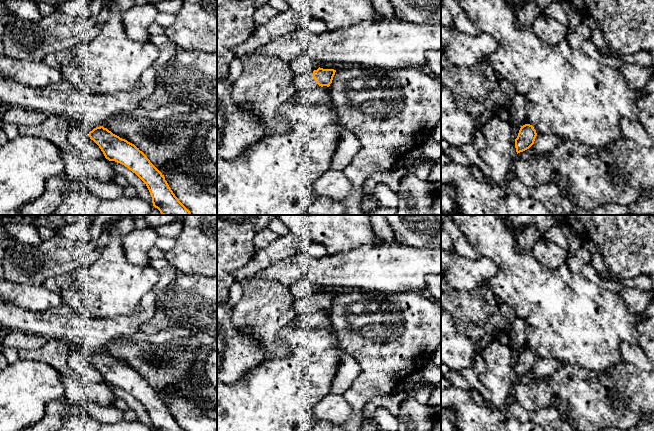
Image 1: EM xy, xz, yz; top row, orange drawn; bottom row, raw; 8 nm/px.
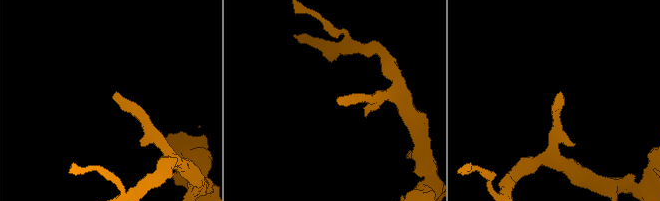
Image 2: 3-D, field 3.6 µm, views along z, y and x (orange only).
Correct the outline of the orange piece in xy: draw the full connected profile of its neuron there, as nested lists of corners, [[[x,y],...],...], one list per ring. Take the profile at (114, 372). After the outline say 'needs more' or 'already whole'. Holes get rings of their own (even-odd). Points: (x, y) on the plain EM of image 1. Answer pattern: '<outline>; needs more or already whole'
[[[103,350],[90,355],[89,361],[99,370],[106,383],[124,389],[146,408],[154,431],[185,431],[169,411],[164,399],[134,368]]]; already whole

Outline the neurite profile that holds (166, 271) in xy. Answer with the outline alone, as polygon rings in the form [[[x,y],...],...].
[[[164,257],[149,260],[149,265],[158,273],[159,281],[155,287],[142,298],[138,310],[132,315],[104,319],[86,319],[74,313],[60,315],[50,312],[24,311],[0,300],[0,322],[9,330],[20,330],[27,333],[38,334],[46,339],[59,338],[69,345],[84,346],[93,352],[103,350],[109,341],[139,332],[140,325],[155,316],[158,294],[173,281],[177,274],[177,269]]]

